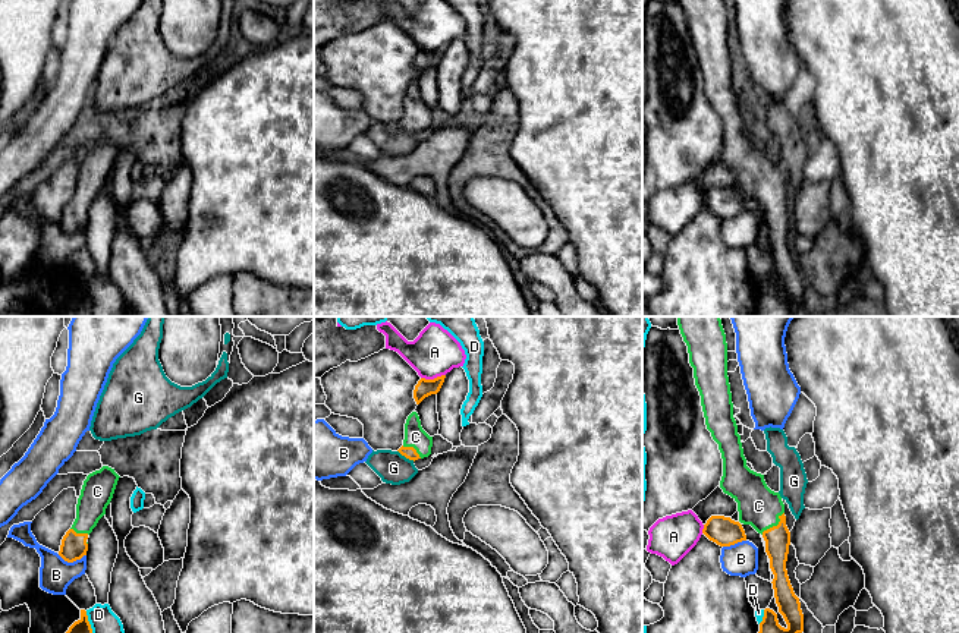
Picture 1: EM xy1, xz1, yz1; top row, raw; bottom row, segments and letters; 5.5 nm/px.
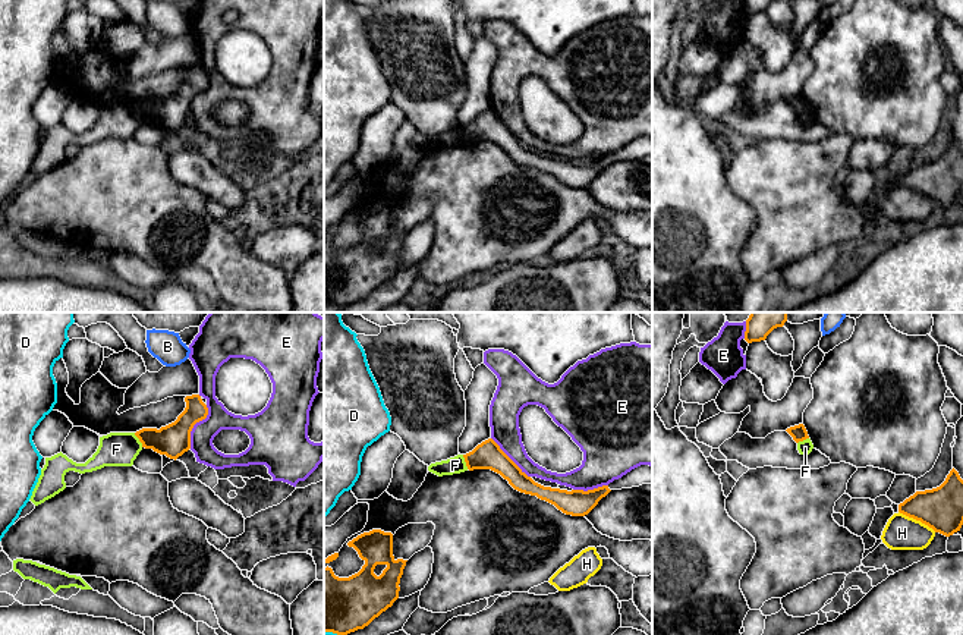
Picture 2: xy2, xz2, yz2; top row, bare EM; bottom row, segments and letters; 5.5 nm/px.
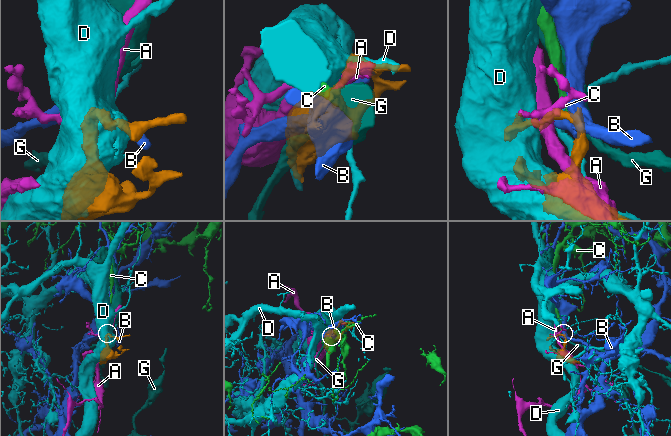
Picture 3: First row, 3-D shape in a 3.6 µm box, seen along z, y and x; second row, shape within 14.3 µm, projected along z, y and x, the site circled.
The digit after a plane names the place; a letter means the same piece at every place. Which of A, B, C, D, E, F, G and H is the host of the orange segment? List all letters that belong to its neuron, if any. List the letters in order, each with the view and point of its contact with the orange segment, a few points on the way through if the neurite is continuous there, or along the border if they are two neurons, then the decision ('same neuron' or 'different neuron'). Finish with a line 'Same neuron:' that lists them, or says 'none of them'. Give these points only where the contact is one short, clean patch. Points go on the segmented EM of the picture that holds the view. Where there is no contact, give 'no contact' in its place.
A: contact xz1 (434, 378); border xz1 (445, 374), (436, 378), (421, 378); different neuron
B: contact xy1 (72, 561); different neuron
C: contact yz1 (774, 526); way yz1 (777, 538), (774, 526), (758, 506); same neuron
D: contact xy1 (88, 622); different neuron
E: contact xy2 (194, 424); different neuron
F: contact xy2 (139, 440); border xy2 (134, 433), (142, 446); different neuron
G: contact xz1 (406, 457); border xz1 (398, 450), (414, 460); different neuron
H: contact yz2 (918, 519); different neuron
Same neuron: C

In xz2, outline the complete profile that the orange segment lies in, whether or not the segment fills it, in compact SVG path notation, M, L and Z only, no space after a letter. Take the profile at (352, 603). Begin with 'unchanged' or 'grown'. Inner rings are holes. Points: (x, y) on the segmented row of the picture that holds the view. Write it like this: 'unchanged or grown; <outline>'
unchanged; M364 532L347 543L365 562L362 569L339 578L324 568L324 632L347 635L368 626L399 598L407 560L394 559L393 534Z

